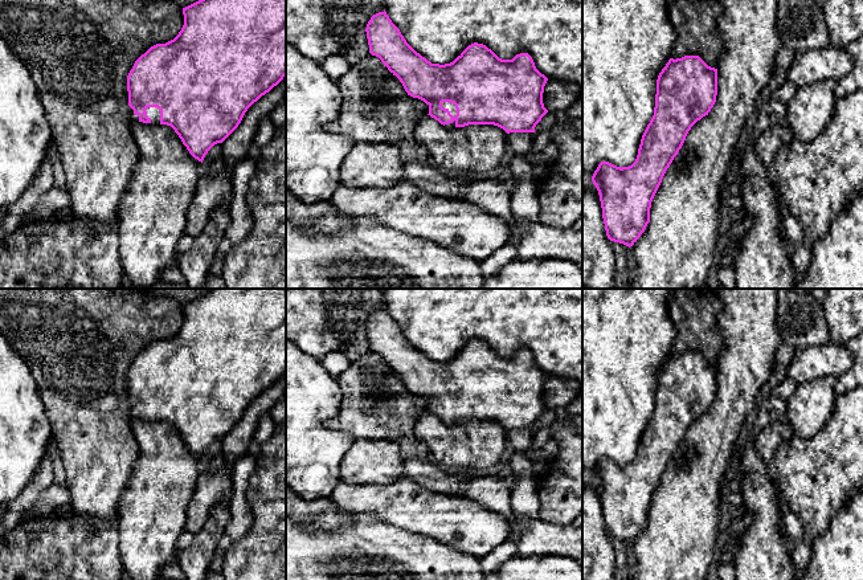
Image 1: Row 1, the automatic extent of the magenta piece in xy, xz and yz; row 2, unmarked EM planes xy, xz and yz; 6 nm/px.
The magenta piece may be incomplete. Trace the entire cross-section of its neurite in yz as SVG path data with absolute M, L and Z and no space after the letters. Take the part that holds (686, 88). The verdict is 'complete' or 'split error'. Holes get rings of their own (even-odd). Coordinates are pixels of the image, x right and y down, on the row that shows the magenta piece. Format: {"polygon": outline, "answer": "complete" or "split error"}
{"polygon": "M699 56L670 58L657 79L654 115L647 124L635 162L629 167L617 167L601 162L592 176L596 185L610 241L633 246L650 222L651 201L662 179L682 148L691 127L708 115L716 102L717 69L708 66Z", "answer": "complete"}

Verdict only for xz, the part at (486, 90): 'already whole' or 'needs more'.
needs more

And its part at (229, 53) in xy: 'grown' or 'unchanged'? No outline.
grown

